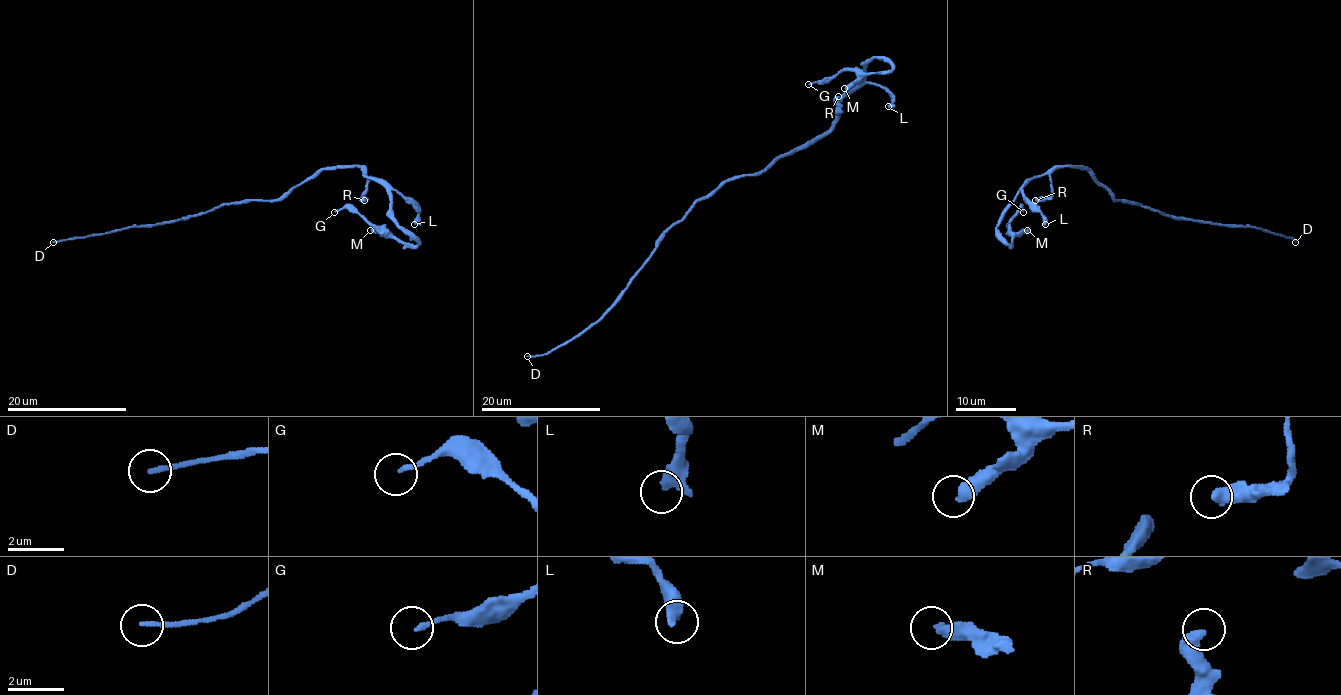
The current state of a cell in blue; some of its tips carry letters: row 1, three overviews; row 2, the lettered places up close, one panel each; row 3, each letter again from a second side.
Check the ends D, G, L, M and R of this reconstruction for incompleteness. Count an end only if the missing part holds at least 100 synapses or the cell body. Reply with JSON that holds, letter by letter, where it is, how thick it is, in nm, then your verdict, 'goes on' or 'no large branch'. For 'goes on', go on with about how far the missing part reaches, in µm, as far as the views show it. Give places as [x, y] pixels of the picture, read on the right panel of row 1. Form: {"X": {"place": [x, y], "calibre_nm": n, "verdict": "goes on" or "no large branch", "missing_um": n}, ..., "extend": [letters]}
{"D": {"place": [1295, 242], "calibre_nm": 170, "verdict": "goes on", "missing_um": 200}, "G": {"place": [1023, 212], "calibre_nm": 150, "verdict": "no large branch"}, "L": {"place": [1045, 224], "calibre_nm": 460, "verdict": "no large branch"}, "M": {"place": [1027, 230], "calibre_nm": 400, "verdict": "no large branch"}, "R": {"place": [1035, 200], "calibre_nm": 500, "verdict": "no large branch"}, "extend": ["D"]}

